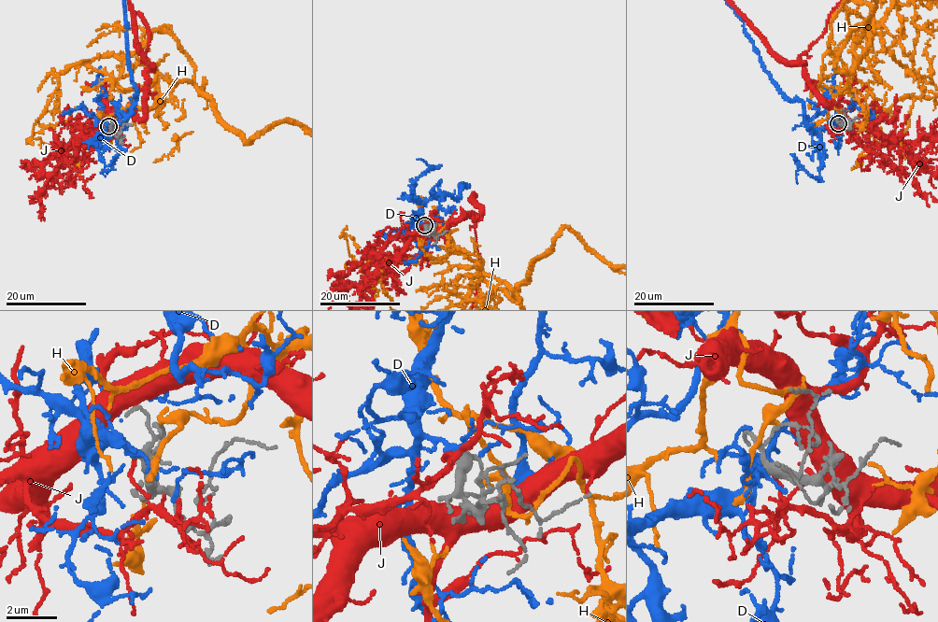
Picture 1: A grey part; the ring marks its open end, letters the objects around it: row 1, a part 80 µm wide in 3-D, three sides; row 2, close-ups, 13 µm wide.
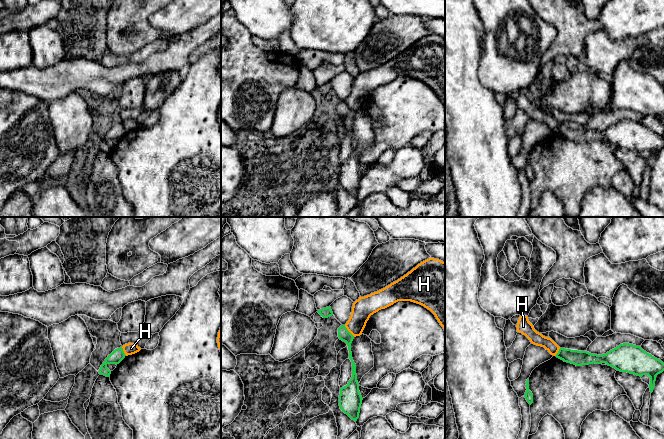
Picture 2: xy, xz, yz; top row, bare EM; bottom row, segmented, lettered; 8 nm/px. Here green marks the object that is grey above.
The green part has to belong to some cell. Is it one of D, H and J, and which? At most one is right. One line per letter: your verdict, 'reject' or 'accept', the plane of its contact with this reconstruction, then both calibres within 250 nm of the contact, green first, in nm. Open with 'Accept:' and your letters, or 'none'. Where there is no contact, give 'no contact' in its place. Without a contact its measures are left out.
Accept: D
D: accept; no contact
H: reject; meets green in xz; 90 nm thick on the green side, 170 nm on the other
J: reject; no contact

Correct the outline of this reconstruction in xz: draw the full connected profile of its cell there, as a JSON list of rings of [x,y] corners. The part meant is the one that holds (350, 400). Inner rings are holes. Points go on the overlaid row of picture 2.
[[[342,325],[338,328],[338,337],[347,344],[349,350],[349,359],[352,362],[352,377],[346,386],[340,388],[339,406],[345,414],[356,422],[359,418],[363,398],[359,391],[356,364],[353,361],[351,352],[351,343],[354,339],[354,336],[347,330],[345,325]]]

